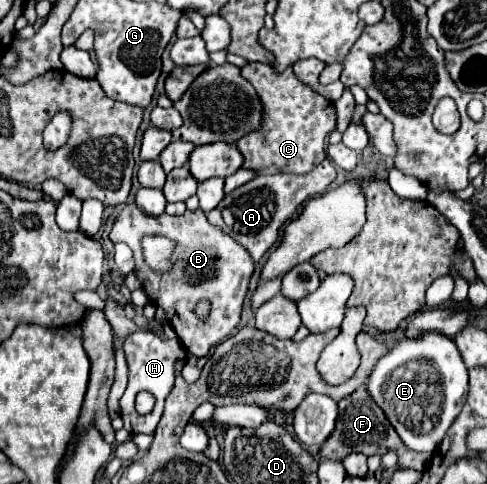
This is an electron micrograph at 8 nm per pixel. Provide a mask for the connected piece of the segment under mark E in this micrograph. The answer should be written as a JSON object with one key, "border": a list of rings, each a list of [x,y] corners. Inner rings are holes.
{"border":[[[428,332],[418,340],[400,340],[378,360],[368,378],[368,392],[384,410],[402,442],[414,452],[432,454],[460,414],[469,391],[469,376],[452,338]]]}

